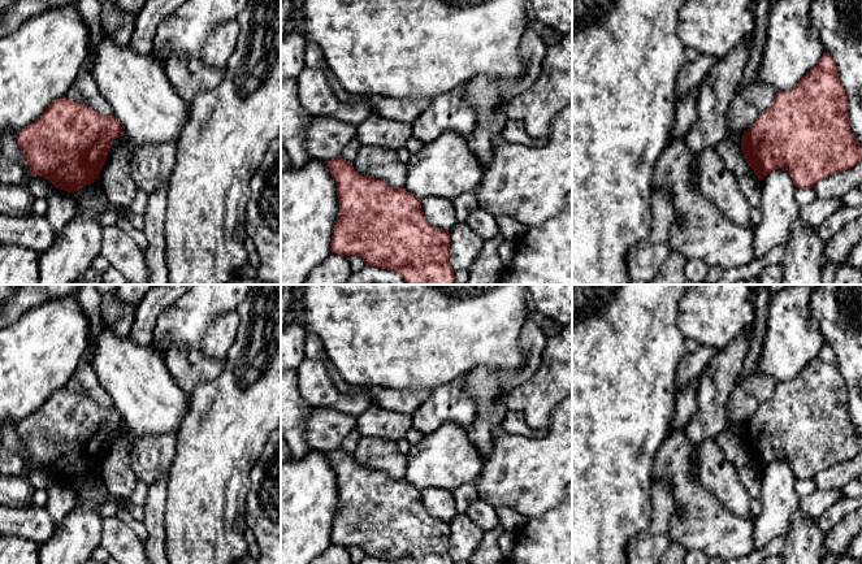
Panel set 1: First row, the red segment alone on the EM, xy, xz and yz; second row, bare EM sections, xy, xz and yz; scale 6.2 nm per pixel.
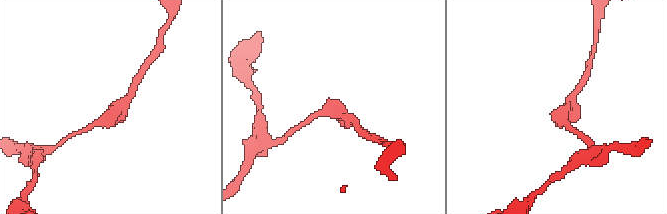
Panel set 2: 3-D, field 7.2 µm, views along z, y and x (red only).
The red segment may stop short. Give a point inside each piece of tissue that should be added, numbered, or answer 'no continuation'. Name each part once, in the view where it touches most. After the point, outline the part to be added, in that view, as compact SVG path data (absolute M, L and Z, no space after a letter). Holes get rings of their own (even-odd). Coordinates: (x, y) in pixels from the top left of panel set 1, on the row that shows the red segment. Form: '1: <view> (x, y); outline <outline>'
no continuation

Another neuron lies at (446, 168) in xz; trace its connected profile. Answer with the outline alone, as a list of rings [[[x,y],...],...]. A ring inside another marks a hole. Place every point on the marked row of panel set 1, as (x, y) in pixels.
[[[455,131],[425,143],[410,157],[406,168],[403,188],[420,200],[432,196],[452,200],[476,191],[485,170],[467,138]]]

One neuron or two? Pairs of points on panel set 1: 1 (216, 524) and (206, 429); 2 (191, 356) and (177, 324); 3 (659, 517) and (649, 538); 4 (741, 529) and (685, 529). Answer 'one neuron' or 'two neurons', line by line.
1: one neuron
2: two neurons
3: one neuron
4: one neuron

